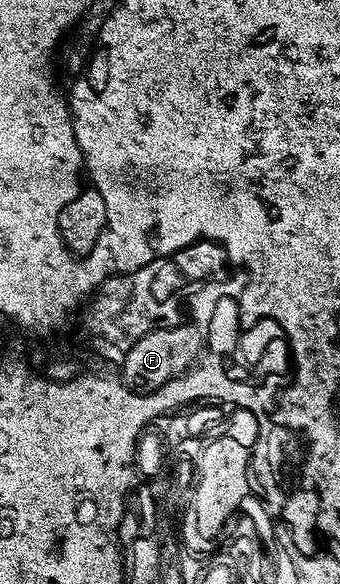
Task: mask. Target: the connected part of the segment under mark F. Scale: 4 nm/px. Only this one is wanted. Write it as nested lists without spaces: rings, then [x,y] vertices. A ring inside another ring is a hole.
[[[187,322],[150,331],[129,348],[129,353],[119,366],[121,368],[120,379],[128,389],[139,395],[156,392],[169,381],[176,379],[196,365],[199,360],[197,358],[208,341],[208,325],[203,322],[202,324]]]

